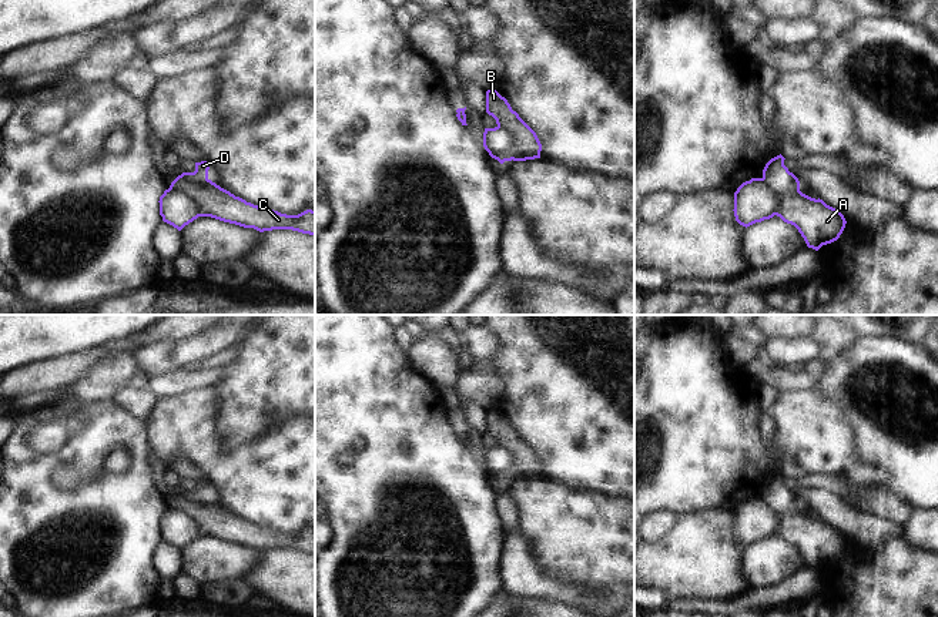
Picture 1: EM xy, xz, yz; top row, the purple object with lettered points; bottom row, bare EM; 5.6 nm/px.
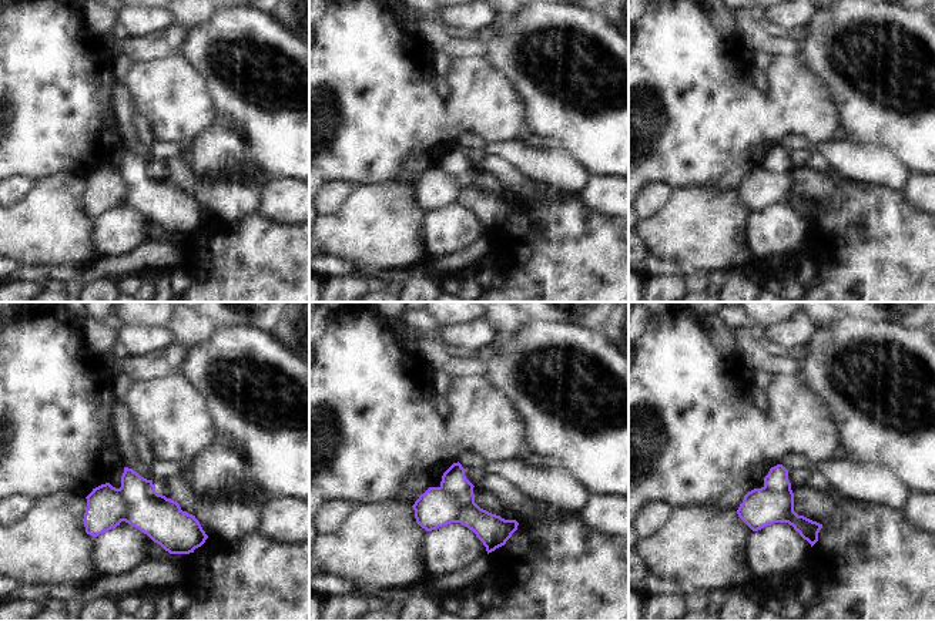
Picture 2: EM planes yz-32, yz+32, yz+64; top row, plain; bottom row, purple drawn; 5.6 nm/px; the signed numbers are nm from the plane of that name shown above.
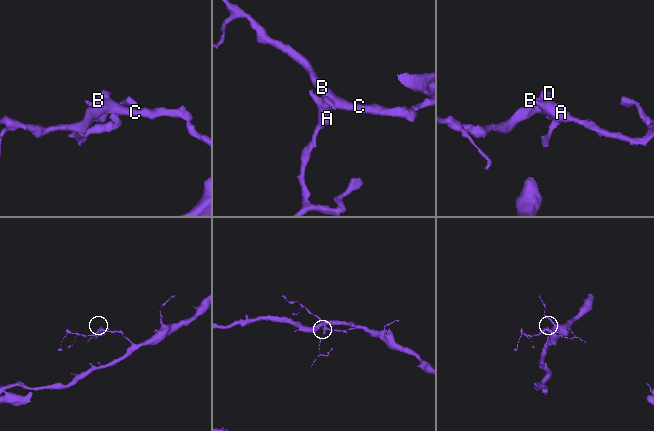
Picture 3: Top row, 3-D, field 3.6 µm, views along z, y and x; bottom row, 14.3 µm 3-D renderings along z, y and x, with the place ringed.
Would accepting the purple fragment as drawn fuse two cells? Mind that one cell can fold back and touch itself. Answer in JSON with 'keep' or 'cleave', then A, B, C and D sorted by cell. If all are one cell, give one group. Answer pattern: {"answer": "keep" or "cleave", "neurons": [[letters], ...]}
{"answer": "cleave", "neurons": [["A", "D"], ["B", "C"]]}

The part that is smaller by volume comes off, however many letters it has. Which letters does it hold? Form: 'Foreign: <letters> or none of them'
Foreign: A, D

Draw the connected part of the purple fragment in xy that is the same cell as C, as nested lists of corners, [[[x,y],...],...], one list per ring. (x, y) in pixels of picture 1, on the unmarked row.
[[[211,499],[187,506],[200,536],[211,536],[259,551],[272,549],[292,549],[315,554],[315,530],[306,529],[298,534],[287,534],[269,527],[261,527],[235,516]]]

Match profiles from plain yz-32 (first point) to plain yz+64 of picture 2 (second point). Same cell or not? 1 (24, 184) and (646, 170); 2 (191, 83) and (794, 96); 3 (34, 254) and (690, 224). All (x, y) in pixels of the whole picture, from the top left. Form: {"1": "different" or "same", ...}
{"1": "different", "2": "same", "3": "same"}

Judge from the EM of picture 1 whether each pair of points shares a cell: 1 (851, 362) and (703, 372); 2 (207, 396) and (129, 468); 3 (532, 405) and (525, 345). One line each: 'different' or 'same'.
1: different
2: different
3: same

